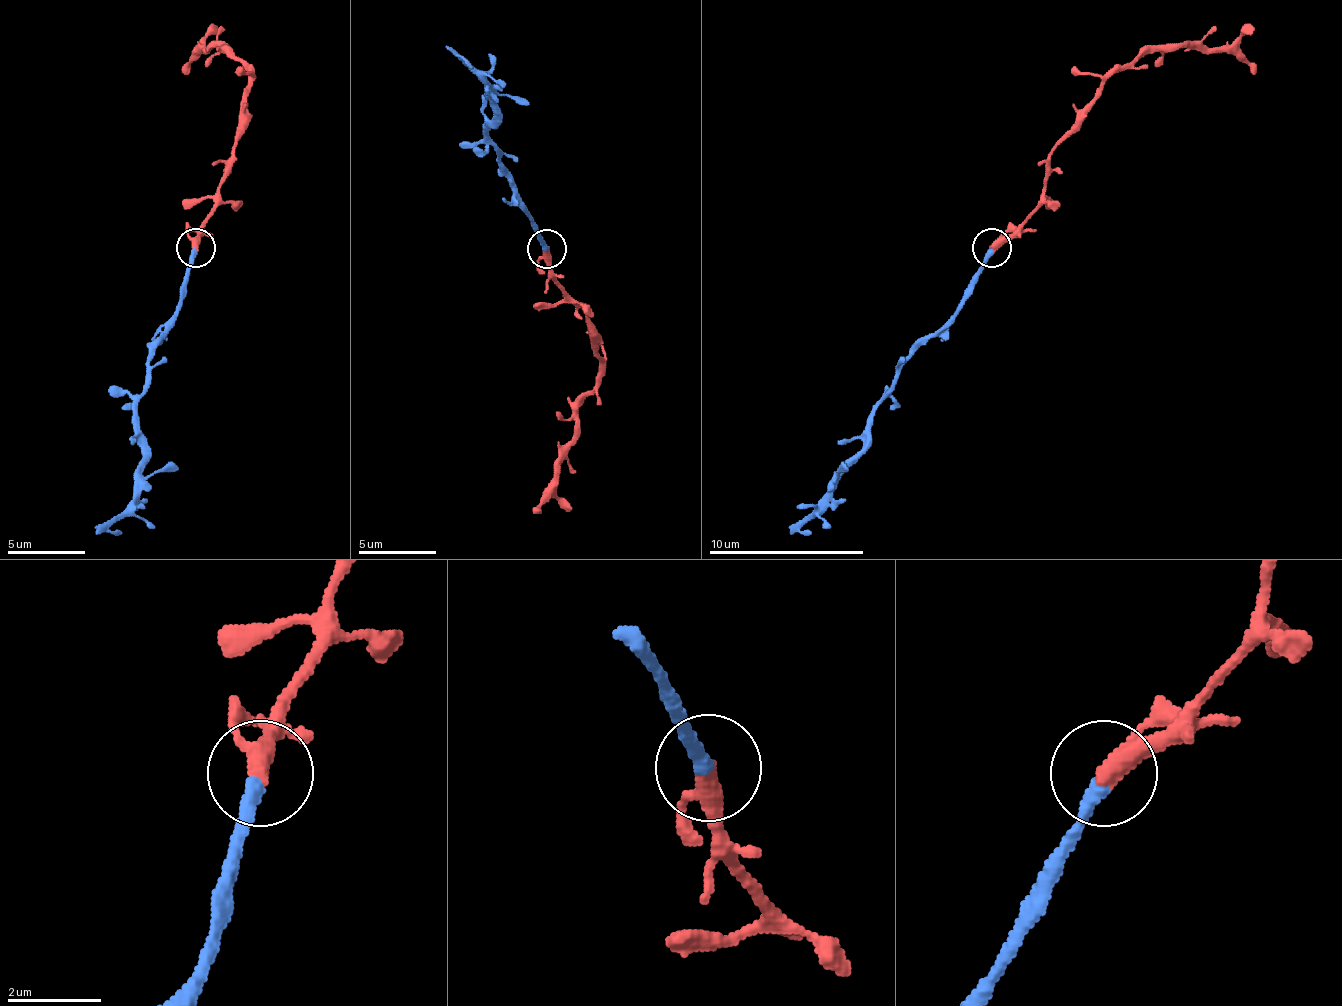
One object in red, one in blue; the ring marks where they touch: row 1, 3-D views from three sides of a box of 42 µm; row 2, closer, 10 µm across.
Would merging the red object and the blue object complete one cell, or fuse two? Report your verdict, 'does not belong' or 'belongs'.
belongs

